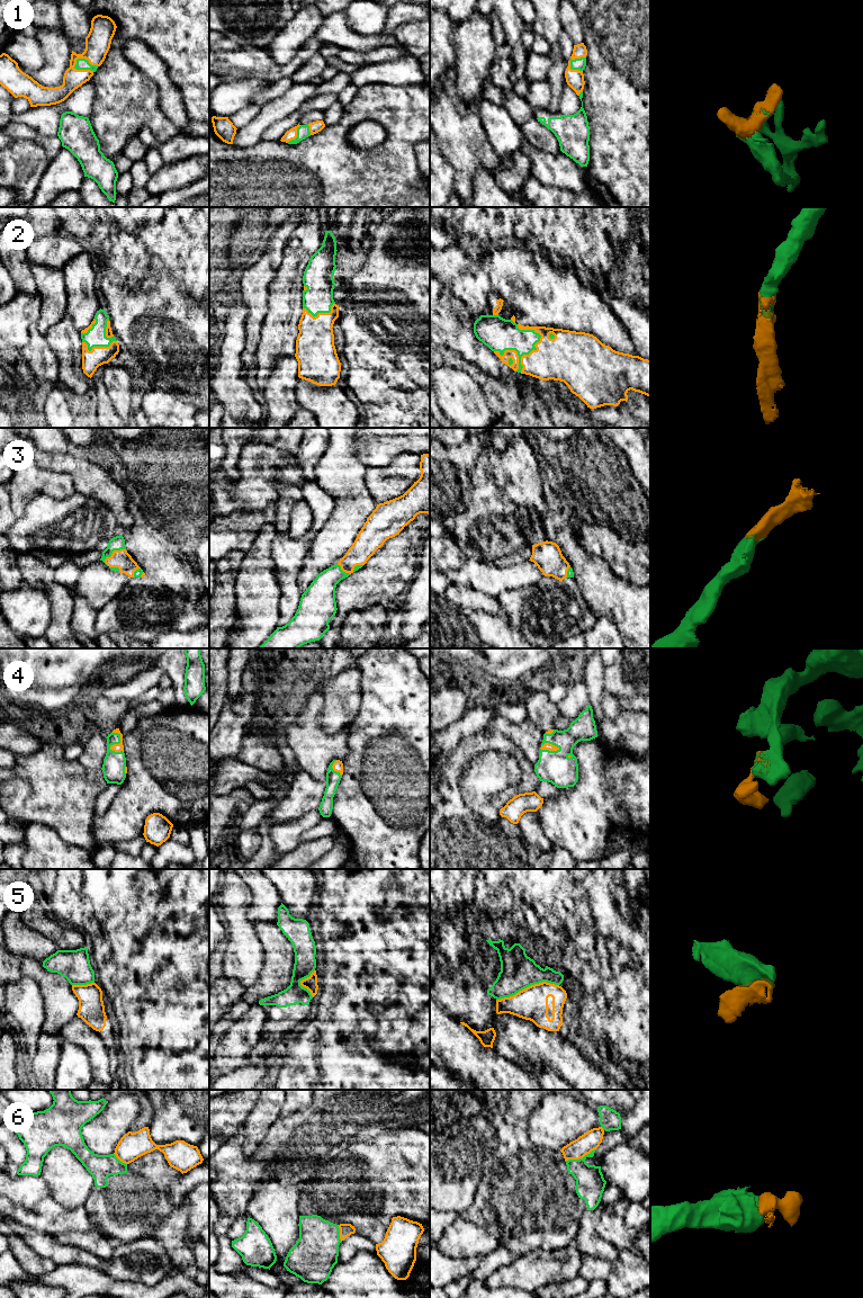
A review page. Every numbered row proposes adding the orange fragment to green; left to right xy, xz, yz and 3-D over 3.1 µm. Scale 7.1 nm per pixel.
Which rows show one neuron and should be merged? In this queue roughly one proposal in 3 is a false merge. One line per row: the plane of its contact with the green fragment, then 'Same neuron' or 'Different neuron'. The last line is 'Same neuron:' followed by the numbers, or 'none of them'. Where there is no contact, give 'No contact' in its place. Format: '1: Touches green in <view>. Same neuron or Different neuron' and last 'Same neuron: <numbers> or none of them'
1: Touches green in xy. Same neuron
2: Touches green in yz. Same neuron
3: Touches green in xy. Same neuron
4: Touches green in xy. Same neuron
5: Touches green in yz. Different neuron
6: Touches green in yz. Different neuron
Same neuron: 1, 2, 3, 4

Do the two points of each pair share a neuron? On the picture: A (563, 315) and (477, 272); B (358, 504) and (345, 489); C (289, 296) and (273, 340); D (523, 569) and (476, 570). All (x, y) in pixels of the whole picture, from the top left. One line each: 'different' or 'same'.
A: same
B: same
C: same
D: same

